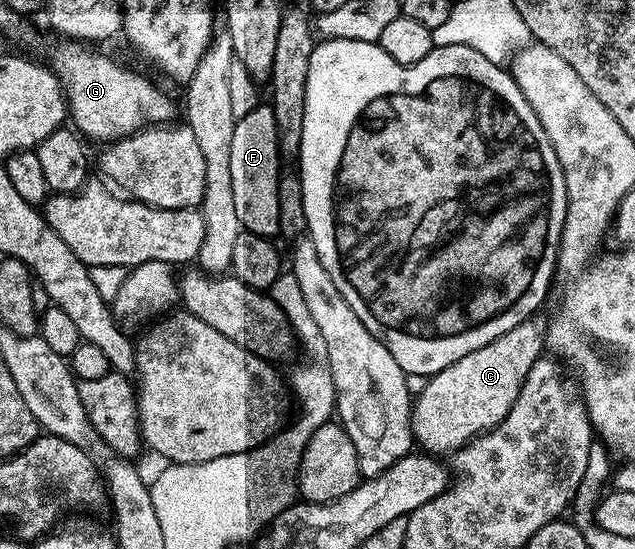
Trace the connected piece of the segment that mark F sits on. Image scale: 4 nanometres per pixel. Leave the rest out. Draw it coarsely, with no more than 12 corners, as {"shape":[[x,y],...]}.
{"shape":[[269,105],[236,120],[233,203],[244,230],[279,232],[279,138]]}

